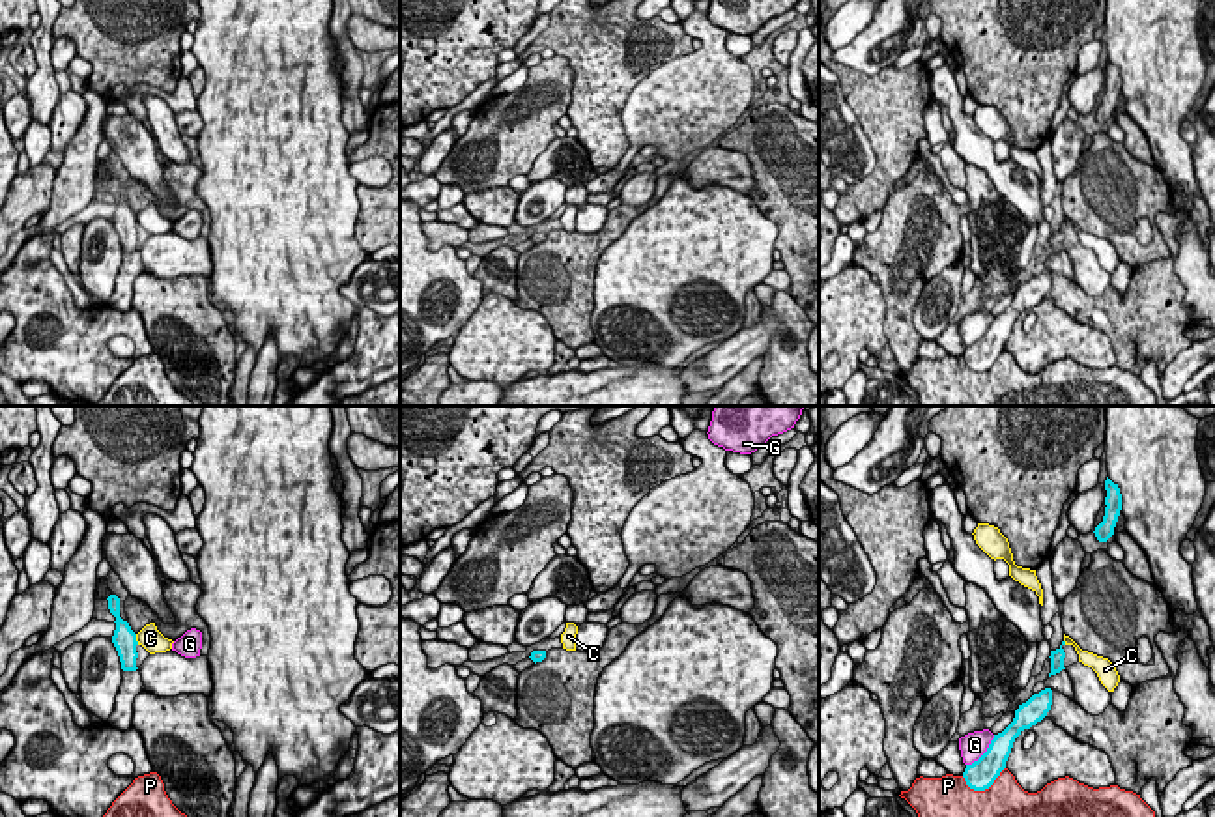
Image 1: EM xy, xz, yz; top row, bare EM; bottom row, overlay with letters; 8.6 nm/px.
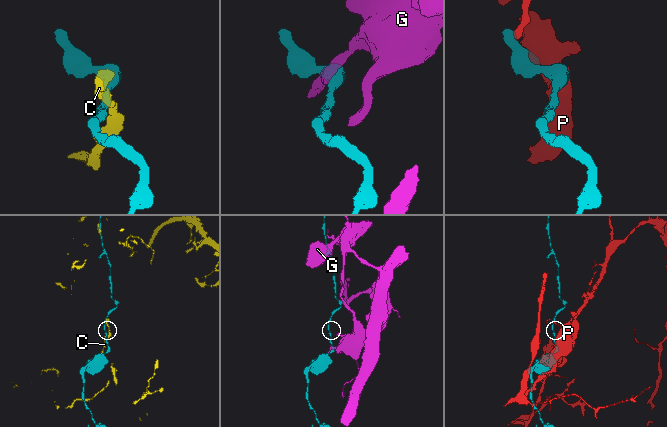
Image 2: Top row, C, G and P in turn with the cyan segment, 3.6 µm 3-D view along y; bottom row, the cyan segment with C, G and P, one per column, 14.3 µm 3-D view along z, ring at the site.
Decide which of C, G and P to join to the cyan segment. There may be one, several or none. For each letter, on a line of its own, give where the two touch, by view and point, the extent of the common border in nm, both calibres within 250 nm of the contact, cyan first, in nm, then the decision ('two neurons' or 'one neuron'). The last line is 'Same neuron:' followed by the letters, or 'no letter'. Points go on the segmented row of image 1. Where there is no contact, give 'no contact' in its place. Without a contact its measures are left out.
C: contact xy (135, 640); length 100 nm; calibres 200 and 200 nm; two neurons
G: contact yz (986, 752); length 360 nm; calibres 240 and 220 nm; two neurons
P: contact yz (984, 789); length 400 nm; calibres 240 and 320 nm; two neurons
Same neuron: no letter

